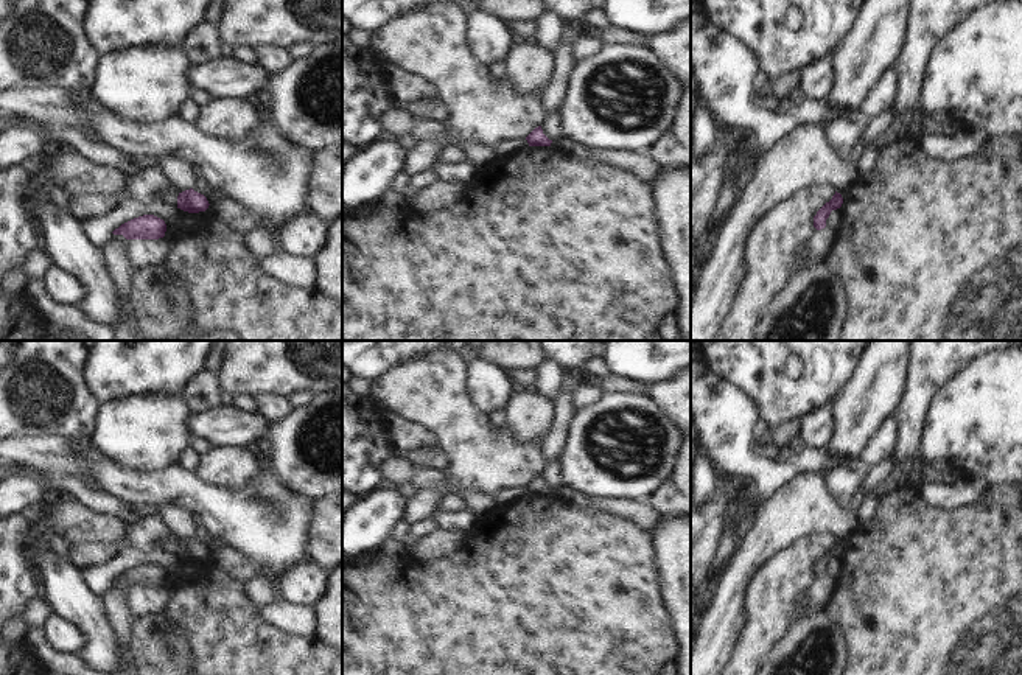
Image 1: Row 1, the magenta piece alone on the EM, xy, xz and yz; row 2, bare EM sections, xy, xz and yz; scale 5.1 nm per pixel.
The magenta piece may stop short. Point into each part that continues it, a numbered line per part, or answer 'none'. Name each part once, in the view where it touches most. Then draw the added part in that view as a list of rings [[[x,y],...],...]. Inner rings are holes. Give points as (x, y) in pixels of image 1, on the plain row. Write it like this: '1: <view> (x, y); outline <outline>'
none

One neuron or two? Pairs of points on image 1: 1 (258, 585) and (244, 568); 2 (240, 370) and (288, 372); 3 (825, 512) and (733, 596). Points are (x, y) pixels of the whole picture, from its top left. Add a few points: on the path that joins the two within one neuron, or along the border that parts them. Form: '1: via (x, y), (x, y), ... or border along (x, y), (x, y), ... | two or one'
1: border along (257, 574), (243, 584) | two
2: via (252, 370), (276, 372) | one
3: via (797, 512), (741, 568) | one

